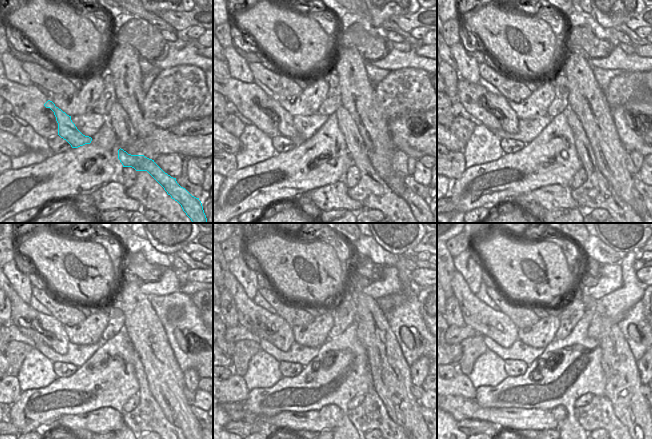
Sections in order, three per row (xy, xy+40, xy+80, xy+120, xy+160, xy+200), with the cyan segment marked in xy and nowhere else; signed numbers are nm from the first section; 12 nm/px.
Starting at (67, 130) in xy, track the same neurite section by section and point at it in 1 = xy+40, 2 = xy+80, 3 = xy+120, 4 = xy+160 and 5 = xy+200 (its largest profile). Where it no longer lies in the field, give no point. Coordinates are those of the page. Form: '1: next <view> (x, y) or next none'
1: next xy+40 (287, 129)
2: next xy+80 (508, 118)
3: next xy+120 (22, 314)
4: next xy+160 (271, 327)
5: next xy+200 (496, 325)

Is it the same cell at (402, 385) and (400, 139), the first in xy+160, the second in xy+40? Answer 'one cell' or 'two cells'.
two cells

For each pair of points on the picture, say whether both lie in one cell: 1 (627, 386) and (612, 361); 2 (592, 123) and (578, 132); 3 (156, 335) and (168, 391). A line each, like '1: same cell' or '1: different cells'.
1: same cell
2: different cells
3: same cell

